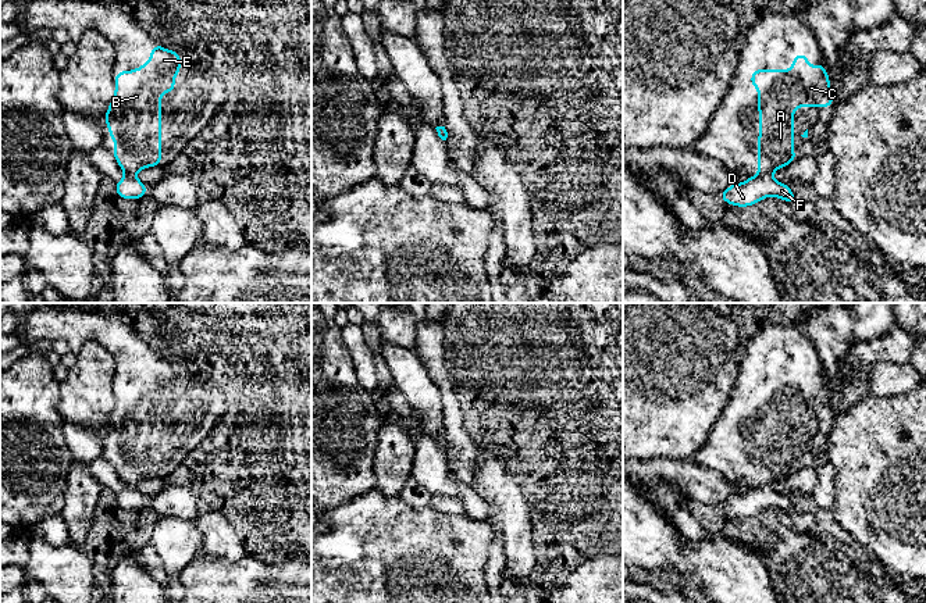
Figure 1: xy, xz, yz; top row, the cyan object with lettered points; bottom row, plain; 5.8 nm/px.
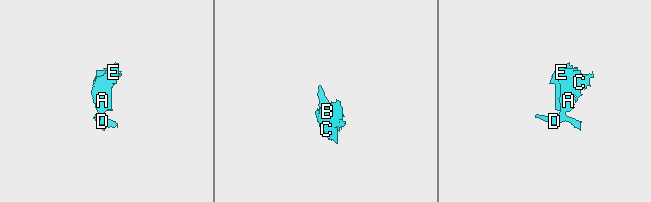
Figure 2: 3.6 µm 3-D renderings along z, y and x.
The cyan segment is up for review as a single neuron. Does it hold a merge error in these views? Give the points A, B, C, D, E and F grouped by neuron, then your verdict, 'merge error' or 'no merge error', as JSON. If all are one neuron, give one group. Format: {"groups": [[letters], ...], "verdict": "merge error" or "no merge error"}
{"groups": [["A", "B", "C", "E"], ["D", "F"]], "verdict": "merge error"}

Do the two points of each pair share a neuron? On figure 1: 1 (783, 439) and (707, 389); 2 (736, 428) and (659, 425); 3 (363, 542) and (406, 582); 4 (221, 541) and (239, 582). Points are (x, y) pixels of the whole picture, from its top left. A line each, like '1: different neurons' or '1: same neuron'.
1: different neurons
2: different neurons
3: same neuron
4: different neurons

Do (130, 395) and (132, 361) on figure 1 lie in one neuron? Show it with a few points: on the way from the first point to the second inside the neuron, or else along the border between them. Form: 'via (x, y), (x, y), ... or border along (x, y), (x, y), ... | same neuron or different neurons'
via (134, 386), (134, 370) | same neuron

